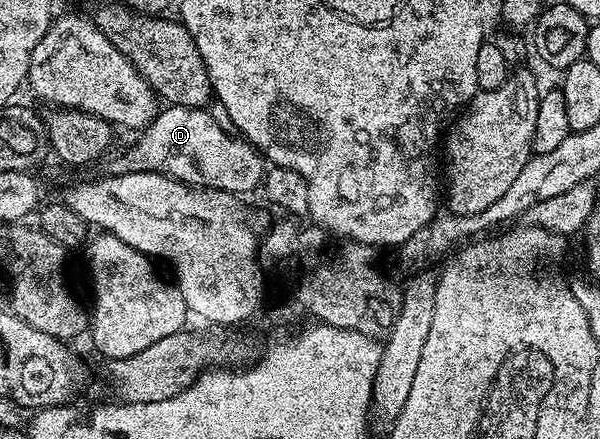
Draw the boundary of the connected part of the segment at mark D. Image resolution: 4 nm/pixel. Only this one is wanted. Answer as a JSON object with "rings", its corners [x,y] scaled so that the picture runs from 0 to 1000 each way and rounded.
{"rings":[[[277,241],[230,314],[232,330],[205,353],[213,392],[265,392],[315,424],[393,444],[430,428],[440,410],[445,376],[433,344],[413,319],[373,298],[340,246]]]}

